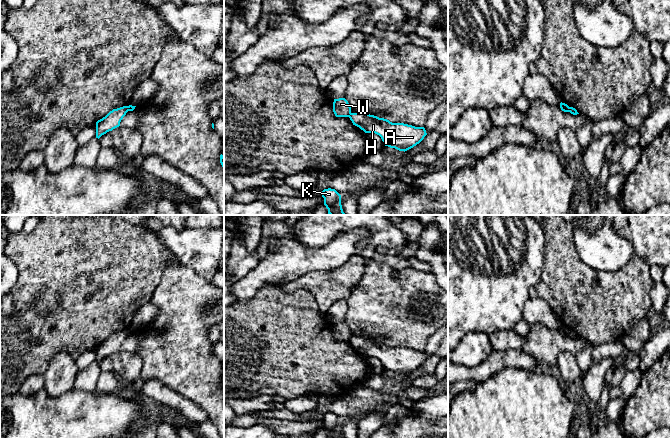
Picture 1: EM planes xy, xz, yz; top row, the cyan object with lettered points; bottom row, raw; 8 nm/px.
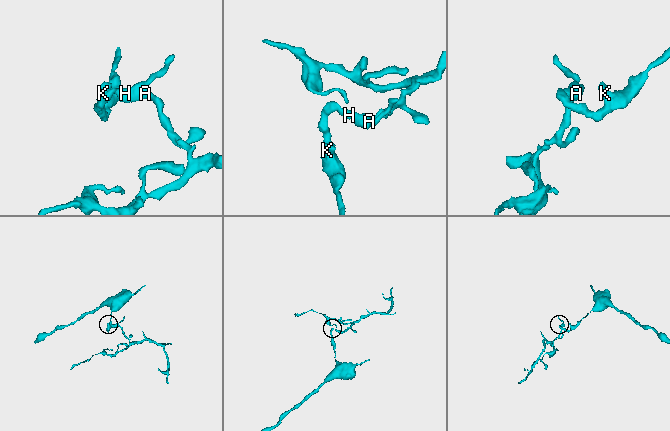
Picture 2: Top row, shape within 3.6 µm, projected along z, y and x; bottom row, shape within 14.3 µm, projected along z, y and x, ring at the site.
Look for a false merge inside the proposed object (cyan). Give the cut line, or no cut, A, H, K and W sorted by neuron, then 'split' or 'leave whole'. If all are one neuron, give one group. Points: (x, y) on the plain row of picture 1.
cut xz (350, 336), (348, 340); groups A H / K W; split

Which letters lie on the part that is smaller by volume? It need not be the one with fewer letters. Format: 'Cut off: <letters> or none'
Cut off: A, H

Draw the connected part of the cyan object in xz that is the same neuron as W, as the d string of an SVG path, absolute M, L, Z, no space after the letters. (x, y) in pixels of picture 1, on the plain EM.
M345 322L334 323L333 336L336 341L349 341L351 331Z

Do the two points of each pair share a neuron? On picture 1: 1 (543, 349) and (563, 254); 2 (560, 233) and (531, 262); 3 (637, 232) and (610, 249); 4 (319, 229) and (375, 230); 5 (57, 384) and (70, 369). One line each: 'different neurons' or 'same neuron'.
1: different neurons
2: different neurons
3: different neurons
4: same neuron
5: same neuron

